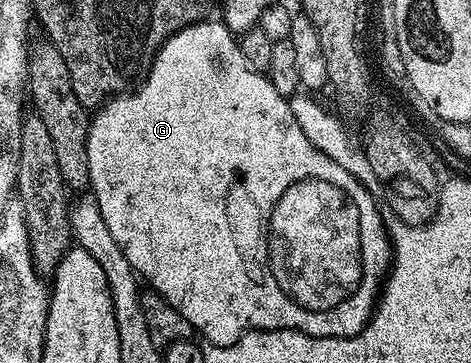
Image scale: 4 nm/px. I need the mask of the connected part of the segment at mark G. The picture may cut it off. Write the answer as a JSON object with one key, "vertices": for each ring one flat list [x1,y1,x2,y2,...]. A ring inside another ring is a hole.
{"vertices":[[205,20,205,21,203,21,203,22,195,22,195,23,194,23,194,25,192,25,192,26,183,26,183,28,181,28,181,29,180,29,180,30,179,30,179,31,178,31,178,33,177,33,177,34,171,34,171,35,170,35,170,37,168,37,168,39,166,39,166,41,165,41,165,42,163,42,163,43,162,43,162,45,160,45,160,51,159,51,159,52,158,52,158,53,156,53,156,59,155,59,155,60,153,60,153,62,152,62,152,65,151,65,151,66,149,66,149,68,148,68,148,72,147,72,147,75,146,75,146,77,145,77,145,78,144,78,144,79,143,79,143,81,141,81,141,82,140,82,140,83,139,83,139,85,137,85,137,86,136,86,136,87,135,87,135,89,133,89,133,90,132,90,132,91,131,91,131,92,125,92,125,93,122,93,122,94,118,94,118,95,116,95,116,97,115,97,115,98,109,98,109,99,108,99,108,101,107,101,107,102,105,102,105,103,103,103,103,105,101,105,101,106,100,106,100,107,99,107,99,109,97,109,97,110,96,110,96,111,95,111,95,113,93,113,93,114,92,114,92,115,91,115,91,118,90,118,90,121,89,121,89,124,88,124,88,139,87,139,87,140,86,140,86,144,85,144,85,145,84,145,84,147,85,147,85,148,86,148,86,160,87,160,87,161,88,161,88,186,89,186,89,187,90,187,90,194,91,194,91,197,92,197,92,198,93,198,93,199,94,199,94,201,95,201,95,203,96,203,96,206,97,206,97,208,99,208,99,209,100,209,100,215,101,215,101,216,102,216,102,220,103,220,103,221,104,221,104,223,105,223,105,224,106,224,106,228,108,228,108,229,109,229,109,230,110,230,110,236,114,236,114,240,115,240,115,241,116,241,116,243,117,243,117,244,118,244,118,248,122,248,122,252,123,252,123,253,124,253,124,255,125,255,125,256,126,256,126,260,130,260,130,264,131,264,131,265,132,265,132,269,133,269,133,270,135,270,135,271,136,271,136,273,137,273,137,275,139,275,139,277,140,277,140,278,141,278,141,279,143,279,143,281,144,281,144,278,145,278,145,280,146,280,146,281,148,281,148,282,145,282,145,283,147,283,147,285,148,285,148,286,149,286,149,287,151,287,151,289,153,289,153,290,155,290,155,291,156,291,156,293,157,293,157,294,160,294,160,295,161,295,161,296,162,296,162,297,164,297,164,301,166,301,166,302,169,302,169,304,171,304,171,305,172,305,172,306,173,306,173,307,174,307,174,308,175,308,175,309,176,309,176,310,177,310,177,311,178,311,178,312,182,312,182,316,186,316,186,320,187,320,187,321,188,321,188,323,190,323,190,325,191,325,191,326,192,326,192,329,193,329,193,331,195,331,195,333,196,333,196,334,197,334,197,335,199,335,199,334,201,334,201,336,202,336,202,337,204,337,204,338,205,338,205,339,204,339,204,340,203,340,203,341,204,341,204,342,205,342,205,343,208,343,208,344,211,344,211,345,213,345,213,346,229,346,229,345,230,345,230,344,234,344,234,343,235,343,235,342,236,342,236,341,237,341,237,340,238,340,238,339,239,339,239,338,240,338,240,337,242,337,242,335,244,335,244,334,246,334,246,333,248,333,248,331,249,331,249,330,297,330,297,331,298,331,298,332,302,332,302,333,303,333,303,334,309,334,309,335,310,335,310,336,314,336,314,337,315,337,315,338,349,338,349,337,350,337,350,336,354,336,354,335,355,335,355,334,356,334,356,333,357,333,357,332,359,332,359,330,363,330,363,329,364,329,364,327,365,327,365,326,367,326,367,325,368,325,368,320,369,320,369,318,371,318,371,317,372,317,372,315,373,315,373,313,374,313,374,306,373,306,373,303,372,303,372,302,371,302,371,301,370,301,370,302,369,302,369,303,368,303,368,302,364,302,364,294,365,294,365,296,366,296,366,297,368,297,368,298,372,298,372,297,373,297,373,298,372,298,372,299,375,299,375,298,376,298,376,297,377,297,377,294,378,294,378,293,379,293,379,292,380,292,380,291,381,291,381,288,382,288,382,281,383,281,383,280,384,280,384,279,385,279,385,276,386,276,386,271,387,271,387,270,388,270,388,269,389,269,389,266,390,266,390,262,389,262,389,258,390,258,390,234,389,234,389,231,388,231,388,230,387,230,387,229,386,229,386,222,385,222,385,226,384,226,384,222,383,222,383,220,382,220,382,219,380,219,380,210,379,210,379,208,378,208,378,207,376,207,376,202,375,202,375,200,374,200,374,199,372,199,372,194,371,194,371,192,370,192,370,191,368,191,368,190,367,190,367,188,366,188,366,187,364,187,364,186,363,186,363,184,362,184,362,183,360,183,360,182,363,182,363,181,361,181,361,179,360,179,360,178,359,178,359,177,357,177,357,175,354,175,354,174,351,174,351,173,350,173,350,172,349,172,349,171,348,171,348,170,347,170,347,169,346,169,346,168,342,168,342,164,334,164,334,160,330,160,330,156,326,156,326,155,325,155,325,154,324,154,324,153,323,153,323,152,321,152,321,151,320,151,320,150,319,150,319,149,318,149,318,147,317,147,317,146,315,146,315,145,314,145,314,144,306,144,306,132,302,132,302,128,301,128,301,127,300,127,300,125,299,125,299,124,298,124,298,120,297,120,297,119,296,119,296,117,295,117,295,116,294,116,294,112,293,112,293,111,292,111,292,109,291,109,291,108,290,108,290,104,289,104,289,103,288,103,288,98,287,98,287,97,284,97,284,96,282,96,282,95,280,95,280,94,279,94,279,92,278,92,278,89,277,89,277,88,274,88,274,84,273,84,273,83,272,83,272,82,271,82,271,80,270,80,270,78,269,78,269,75,268,75,268,74,267,74,267,73,264,73,264,72,261,72,261,71,259,71,259,70,254,70,254,69,252,69,252,65,251,65,251,64,250,64,250,63,248,63,248,61,247,61,247,60,246,60,246,58,245,58,245,57,244,57,244,56,242,56,242,48,241,48,241,47,240,47,240,43,239,43,239,41,238,41,238,38,237,38,237,35,235,35,235,34,233,34,233,33,232,33,232,31,231,31,231,30,229,30,229,29,228,29,228,27,227,27,227,26,225,26,225,25,224,25,224,23,223,23,223,21,220,21,220,20,216,20,216,22,212,22,212,21,213,21,213,20],[288,172,292,172,292,178,300,178,300,176,306,176,306,174,308,174,308,176,312,176,312,178,314,178,314,176,322,176,322,178,324,178,324,180,316,180,316,186,320,186,320,184,324,184,324,186,326,186,326,184,328,184,328,236,324,236,324,250,318,250,318,262,316,262,316,266,314,266,314,264,308,264,308,266,268,266,268,264,266,264,266,262,264,262,264,260,266,260,266,250,264,250,264,226,266,226,266,216,268,216,268,212,270,212,270,208,272,208,272,204,274,204,274,200,276,200,276,198,278,198,278,196,280,196,280,192,282,192,282,190,276,190,276,192,274,192,274,188,268,188,268,186,270,186,270,184,274,184,274,180,276,180,276,178,280,178,280,176,284,176,284,178,288,178]]}

